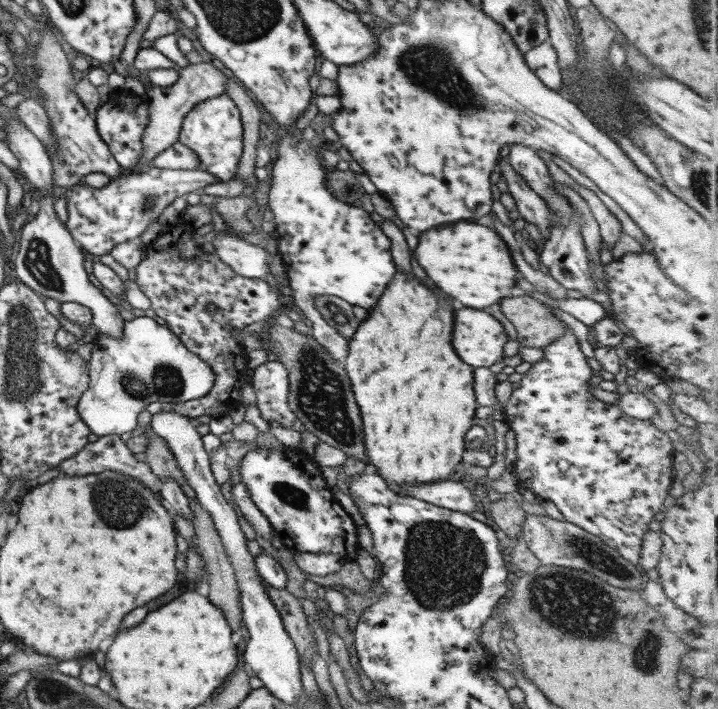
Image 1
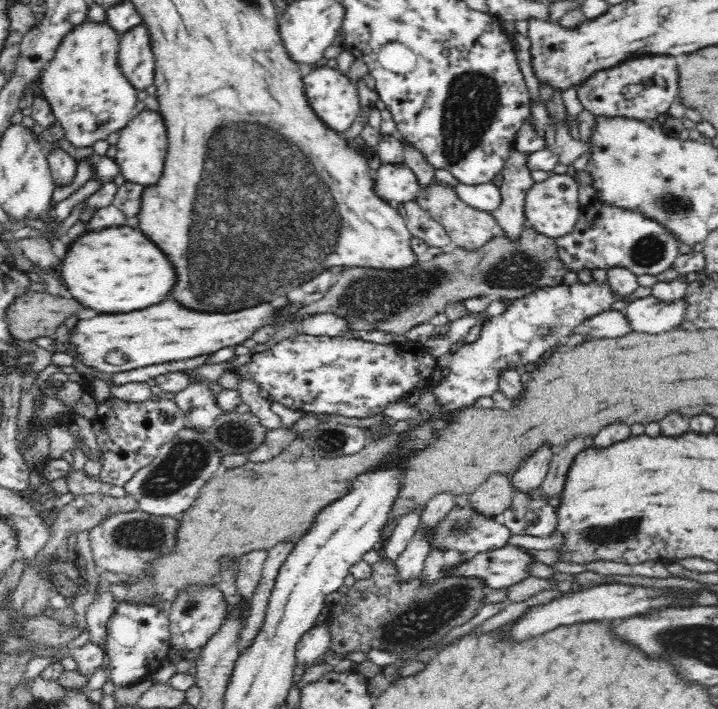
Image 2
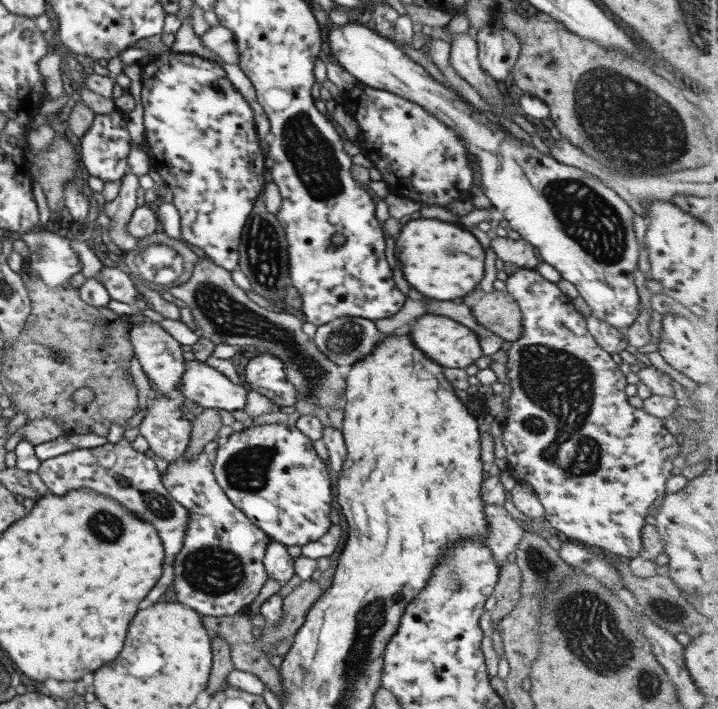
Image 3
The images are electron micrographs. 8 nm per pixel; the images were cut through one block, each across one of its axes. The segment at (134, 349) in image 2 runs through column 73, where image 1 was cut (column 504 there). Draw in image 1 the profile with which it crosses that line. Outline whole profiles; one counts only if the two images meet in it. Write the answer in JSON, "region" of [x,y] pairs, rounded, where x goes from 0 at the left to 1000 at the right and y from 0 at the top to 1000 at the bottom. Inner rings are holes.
{"region":[[[659,434],[631,440],[628,488],[639,508],[657,519],[680,519],[695,511],[706,480],[698,457],[678,440]]]}

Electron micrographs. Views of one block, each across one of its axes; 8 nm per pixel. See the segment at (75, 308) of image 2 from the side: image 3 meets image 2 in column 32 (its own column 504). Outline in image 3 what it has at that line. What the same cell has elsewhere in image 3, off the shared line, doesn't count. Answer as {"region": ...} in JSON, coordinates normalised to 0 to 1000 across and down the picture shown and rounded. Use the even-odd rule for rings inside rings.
{"region":[[[684,410],[656,432],[656,443],[664,449],[664,457],[714,482],[726,471],[726,439],[719,423],[706,410]]]}

